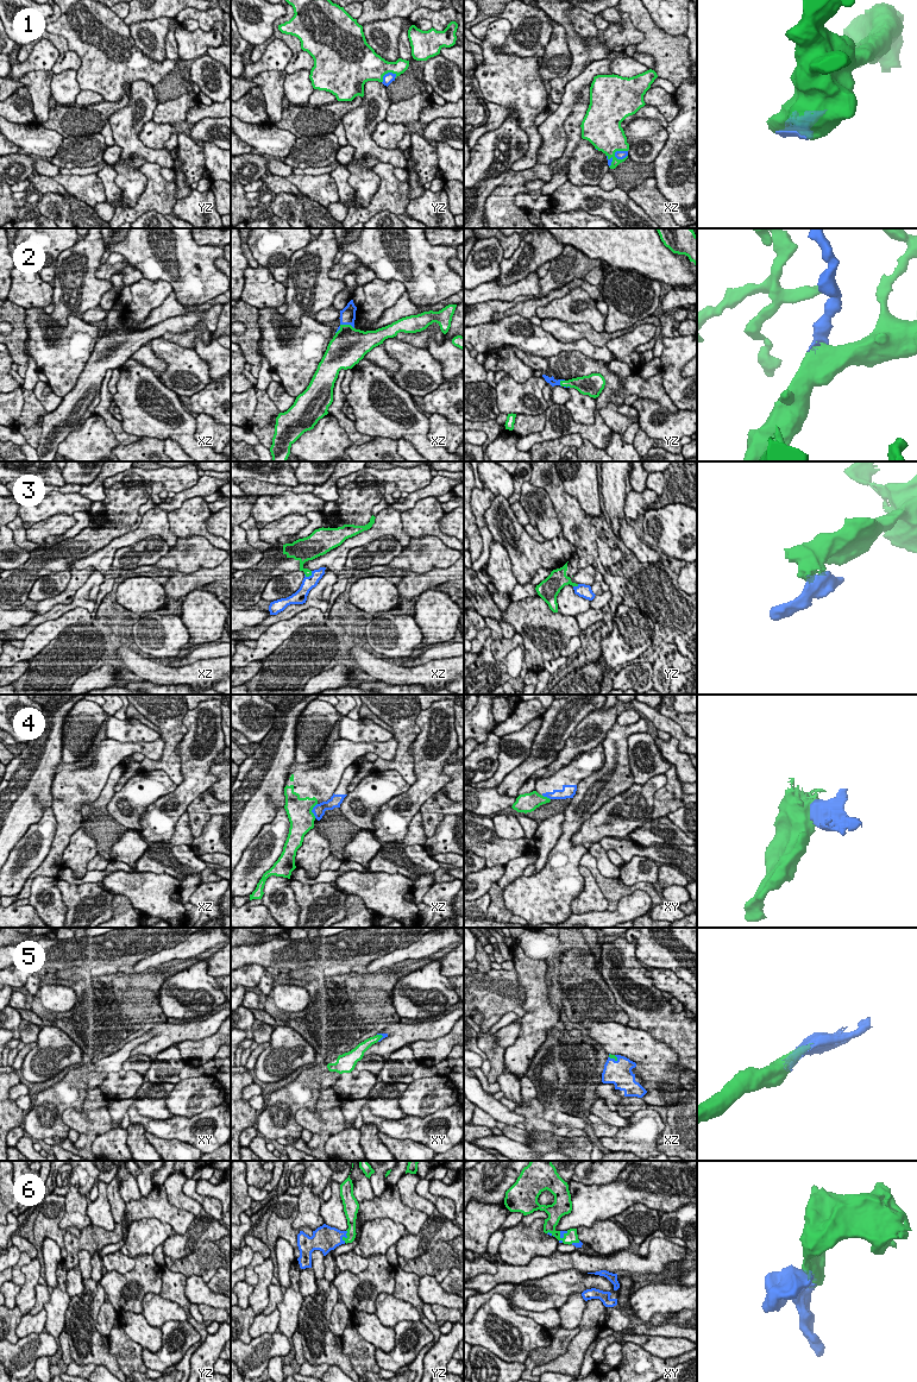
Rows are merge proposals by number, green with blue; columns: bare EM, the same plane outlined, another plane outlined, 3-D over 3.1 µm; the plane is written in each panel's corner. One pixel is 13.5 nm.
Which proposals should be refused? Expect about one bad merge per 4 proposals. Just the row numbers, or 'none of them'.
4

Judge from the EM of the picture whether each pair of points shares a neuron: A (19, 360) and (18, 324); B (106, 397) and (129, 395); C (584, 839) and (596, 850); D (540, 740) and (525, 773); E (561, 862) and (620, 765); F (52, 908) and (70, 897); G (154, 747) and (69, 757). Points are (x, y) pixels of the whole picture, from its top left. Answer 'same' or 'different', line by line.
A: same
B: different
C: different
D: same
E: same
F: different
G: different

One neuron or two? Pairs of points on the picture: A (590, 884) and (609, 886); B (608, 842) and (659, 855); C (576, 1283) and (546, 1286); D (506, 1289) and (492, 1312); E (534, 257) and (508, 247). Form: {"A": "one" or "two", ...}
{"A": "two", "B": "one", "C": "one", "D": "two", "E": "two"}

